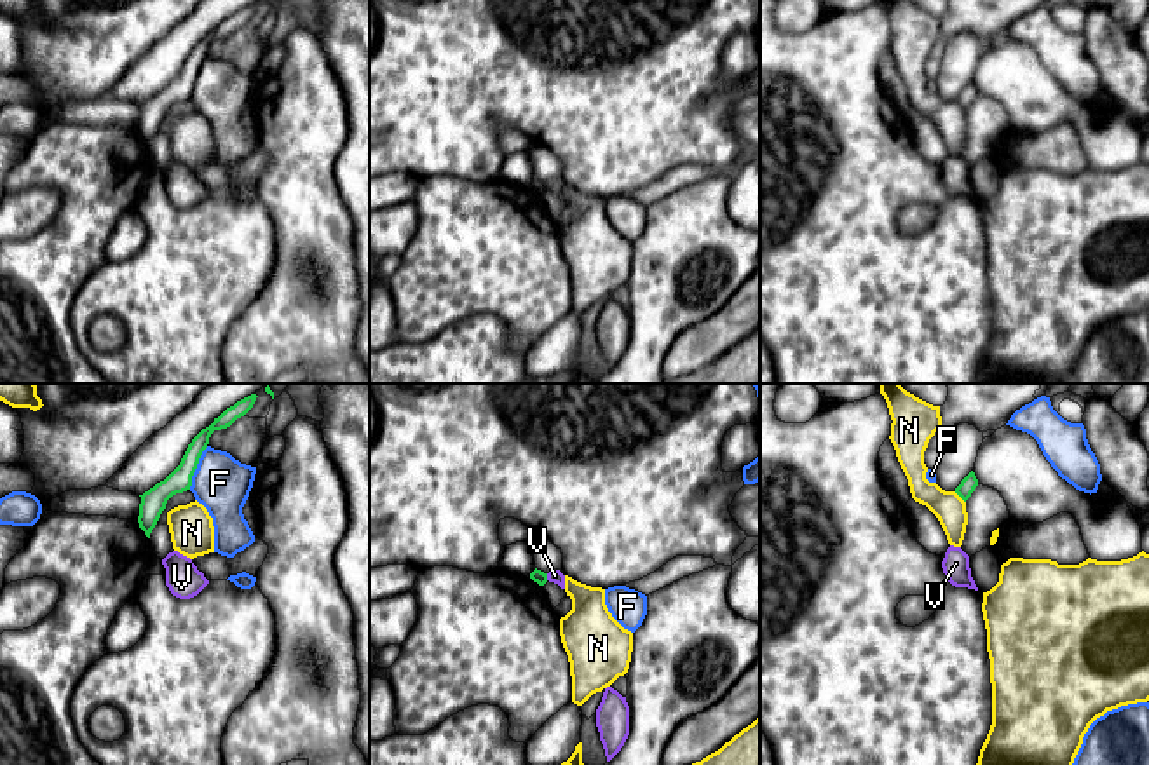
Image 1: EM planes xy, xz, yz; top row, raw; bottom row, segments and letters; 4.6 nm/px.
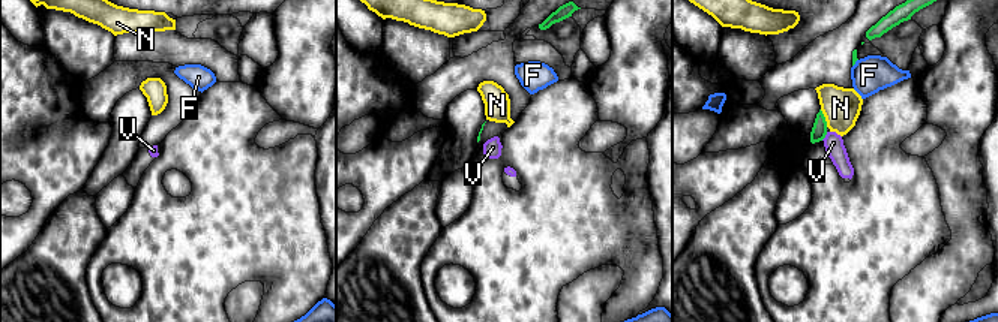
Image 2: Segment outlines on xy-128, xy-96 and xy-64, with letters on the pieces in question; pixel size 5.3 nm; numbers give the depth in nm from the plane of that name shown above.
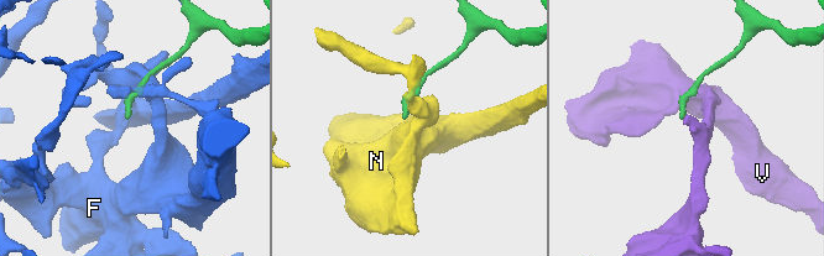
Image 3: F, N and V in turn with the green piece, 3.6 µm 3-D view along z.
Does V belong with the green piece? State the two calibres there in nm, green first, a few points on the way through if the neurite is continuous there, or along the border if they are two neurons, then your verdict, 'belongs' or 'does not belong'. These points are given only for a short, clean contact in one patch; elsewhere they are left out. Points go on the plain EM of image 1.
60 nm thick on the green side, 60 nm on the other; border along xz (546, 183), (548, 189); does not belong

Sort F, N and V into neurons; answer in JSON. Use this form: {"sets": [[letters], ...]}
{"sets": [["F"], ["N"], ["V"]]}

